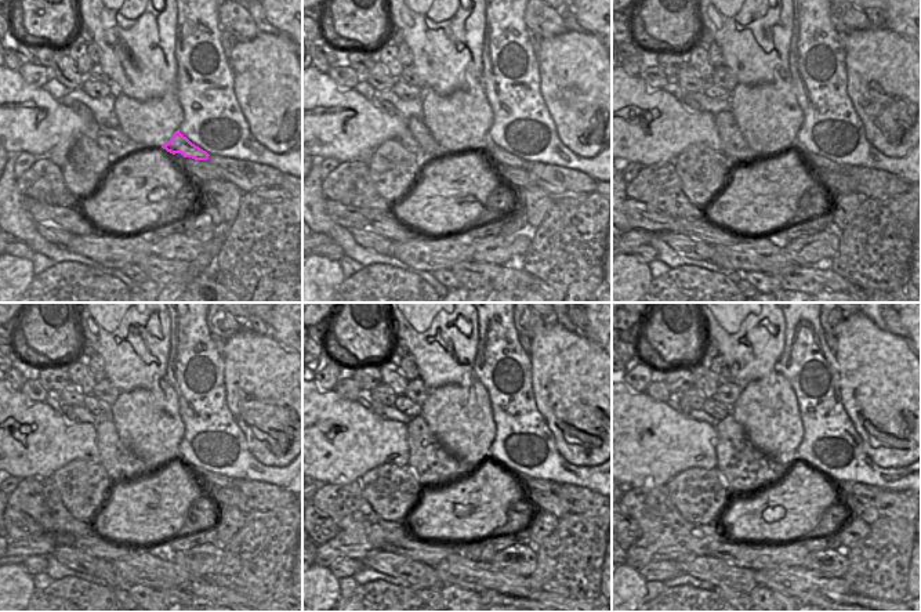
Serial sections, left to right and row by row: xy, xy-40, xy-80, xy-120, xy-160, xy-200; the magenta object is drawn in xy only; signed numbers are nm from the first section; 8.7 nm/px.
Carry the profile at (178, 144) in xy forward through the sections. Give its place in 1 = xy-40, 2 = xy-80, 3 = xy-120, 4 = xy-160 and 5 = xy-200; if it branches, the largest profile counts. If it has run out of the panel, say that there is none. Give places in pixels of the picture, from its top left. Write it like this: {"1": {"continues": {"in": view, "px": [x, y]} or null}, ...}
{"1": {"continues": {"in": "xy-40", "px": [495, 152]}}, "2": {"continues": {"in": "xy-80", "px": [808, 158]}}, "3": {"continues": {"in": "xy-120", "px": [217, 480]}}, "4": {"continues": {"in": "xy-160", "px": [539, 484]}}, "5": {"continues": {"in": "xy-200", "px": [856, 488]}}}

